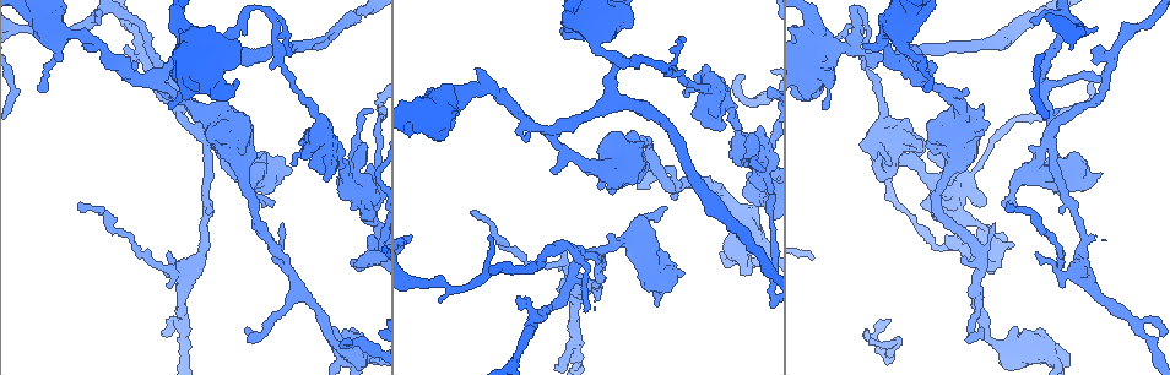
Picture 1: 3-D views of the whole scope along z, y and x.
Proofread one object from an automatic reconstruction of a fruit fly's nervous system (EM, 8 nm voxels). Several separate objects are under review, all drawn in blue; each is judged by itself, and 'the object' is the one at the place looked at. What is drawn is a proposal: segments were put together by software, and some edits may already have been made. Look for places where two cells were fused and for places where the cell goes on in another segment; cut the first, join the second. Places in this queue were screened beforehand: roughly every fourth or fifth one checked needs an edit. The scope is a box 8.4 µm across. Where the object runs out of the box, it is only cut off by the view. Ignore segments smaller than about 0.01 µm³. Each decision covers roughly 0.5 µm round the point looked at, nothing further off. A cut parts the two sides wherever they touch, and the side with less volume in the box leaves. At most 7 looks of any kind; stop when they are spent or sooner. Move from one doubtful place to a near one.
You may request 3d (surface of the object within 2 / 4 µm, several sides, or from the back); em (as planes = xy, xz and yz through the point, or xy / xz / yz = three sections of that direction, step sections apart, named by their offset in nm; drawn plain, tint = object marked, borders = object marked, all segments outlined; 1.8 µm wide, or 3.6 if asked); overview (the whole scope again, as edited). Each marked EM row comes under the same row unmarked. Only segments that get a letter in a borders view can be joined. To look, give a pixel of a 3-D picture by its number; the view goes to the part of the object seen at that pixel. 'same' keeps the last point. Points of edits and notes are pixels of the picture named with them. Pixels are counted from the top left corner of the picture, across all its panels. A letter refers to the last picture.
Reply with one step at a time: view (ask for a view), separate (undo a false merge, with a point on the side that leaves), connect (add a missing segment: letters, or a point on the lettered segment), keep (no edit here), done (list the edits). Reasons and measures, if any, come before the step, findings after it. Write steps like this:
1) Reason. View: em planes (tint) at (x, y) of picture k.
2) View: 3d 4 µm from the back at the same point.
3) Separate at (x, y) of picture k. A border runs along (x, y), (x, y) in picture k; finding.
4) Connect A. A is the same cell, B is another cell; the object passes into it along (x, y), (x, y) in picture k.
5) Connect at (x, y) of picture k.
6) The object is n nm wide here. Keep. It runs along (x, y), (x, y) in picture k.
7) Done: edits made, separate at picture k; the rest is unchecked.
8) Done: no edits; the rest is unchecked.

Sudden change in width. View: 3d 2 µm at (889, 142) of picture 1.

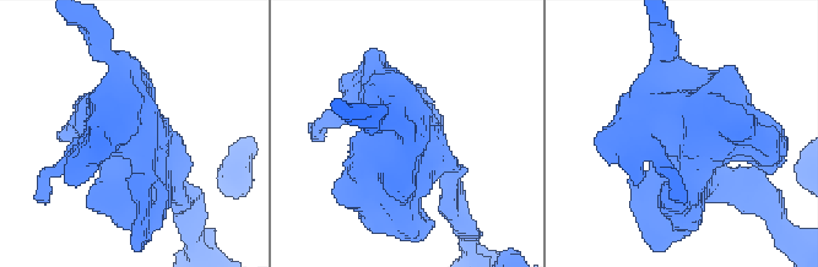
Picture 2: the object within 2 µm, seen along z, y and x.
View: em planes (tint) at (406, 138) of picture 2.

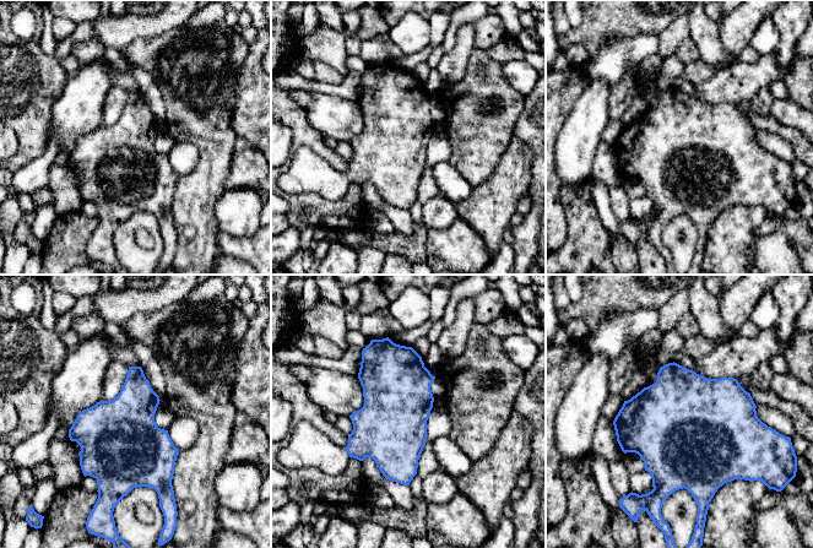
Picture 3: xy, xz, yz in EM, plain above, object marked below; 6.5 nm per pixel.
See the neighbours. View: em planes (borders) at the same point.

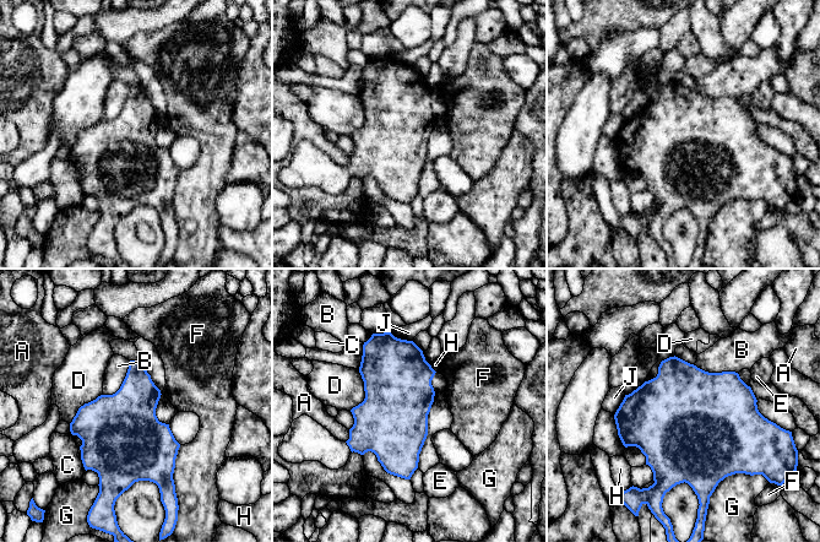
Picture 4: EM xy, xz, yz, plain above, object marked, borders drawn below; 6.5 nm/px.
The object is 460 nm wide here. Keep. A, B, C, D, E, F, G, H and J are other cells; a border runs along (130, 361), (121, 385), (103, 395) in picture 4; all the same cell.

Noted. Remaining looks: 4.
View: 3d 4 µm at (180, 23) of picture 1.

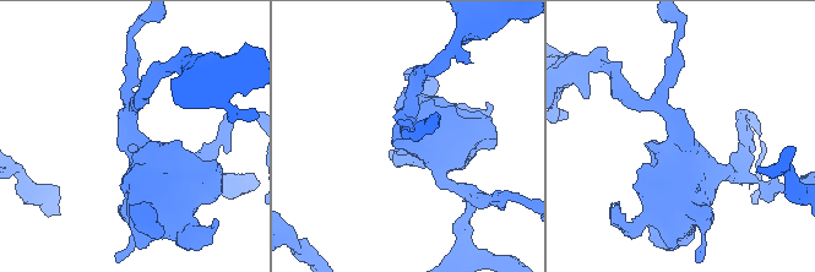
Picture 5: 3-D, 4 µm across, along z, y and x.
The arms are 220, 850 nm wide; shape alone is not enough. View: em 3.6 µm xz step 8 (tint) at (133, 136) of picture 5.

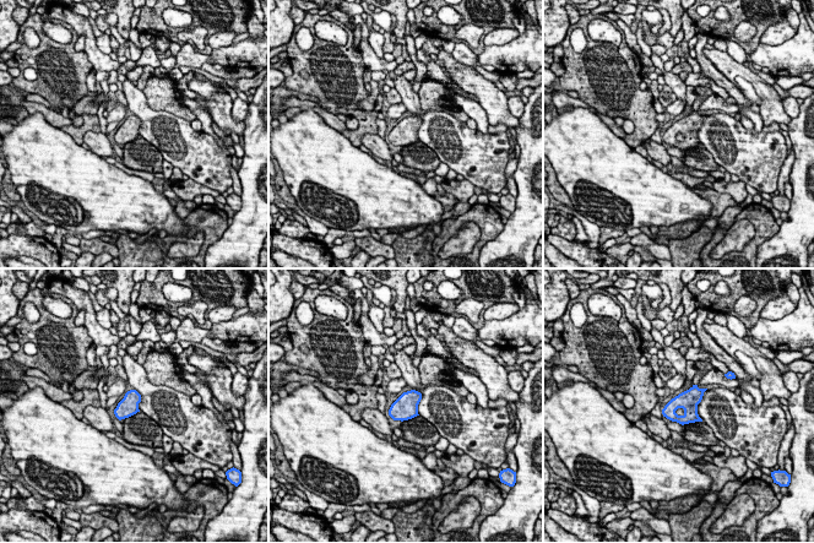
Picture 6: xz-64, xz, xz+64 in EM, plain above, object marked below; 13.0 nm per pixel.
Cut it another way. View: em 3.6 µm planes (borders) at the same point.

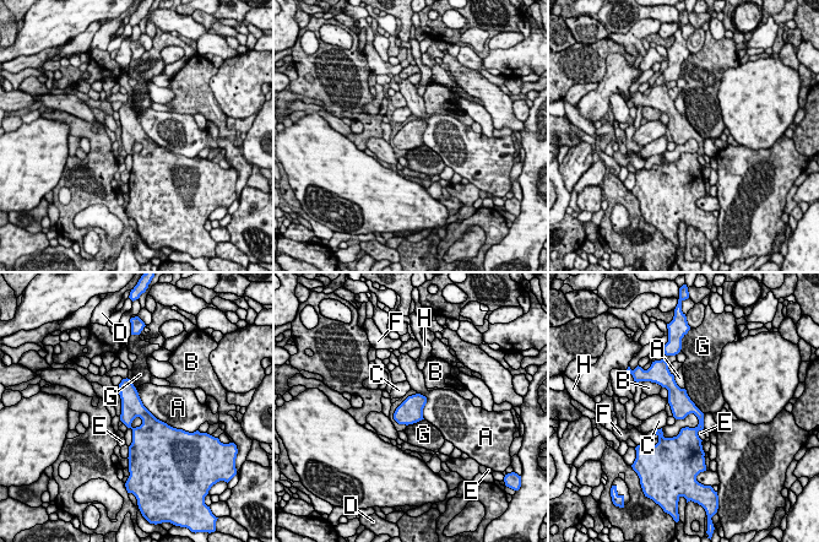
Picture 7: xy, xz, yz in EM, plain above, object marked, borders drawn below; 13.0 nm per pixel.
The object is 280 nm wide here. Keep. A, B, C, D, E, F, G and H are other cells; a border runs along (699, 419), (676, 435), (662, 435) in picture 7; one cell here.

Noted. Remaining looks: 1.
An open end. View: em planes (borders) at (743, 75) of picture 1.

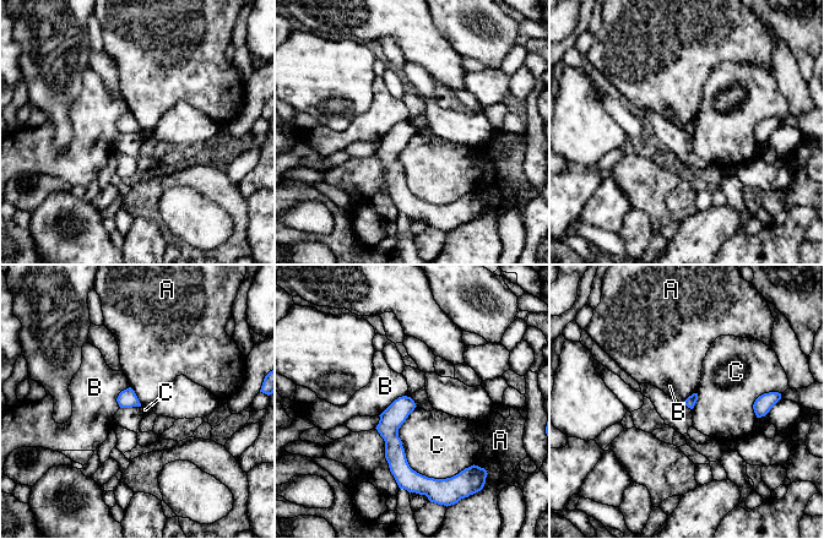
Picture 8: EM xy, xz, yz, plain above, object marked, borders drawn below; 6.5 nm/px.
The longest contact is with C, 550 nm. Keep. A, B and C are other cells; no lettered segment goes on from it.

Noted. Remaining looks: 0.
Done: no edits; the rest is unchecked.

